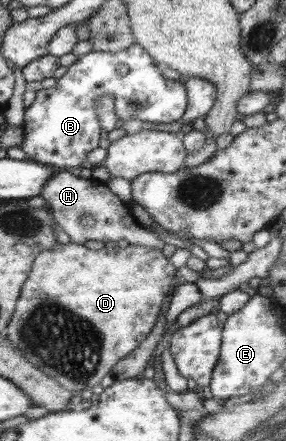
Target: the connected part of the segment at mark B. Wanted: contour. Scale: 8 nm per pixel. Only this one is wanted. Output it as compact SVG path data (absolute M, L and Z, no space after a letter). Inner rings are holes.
M134 43L119 53L92 51L77 56L55 87L37 91L35 102L24 114L22 151L29 161L51 165L57 170L78 172L87 165L91 152L99 147L99 121L94 102L103 94L115 97L115 114L122 122L132 118L149 123L181 121L189 105L186 84L171 81L162 67Z

